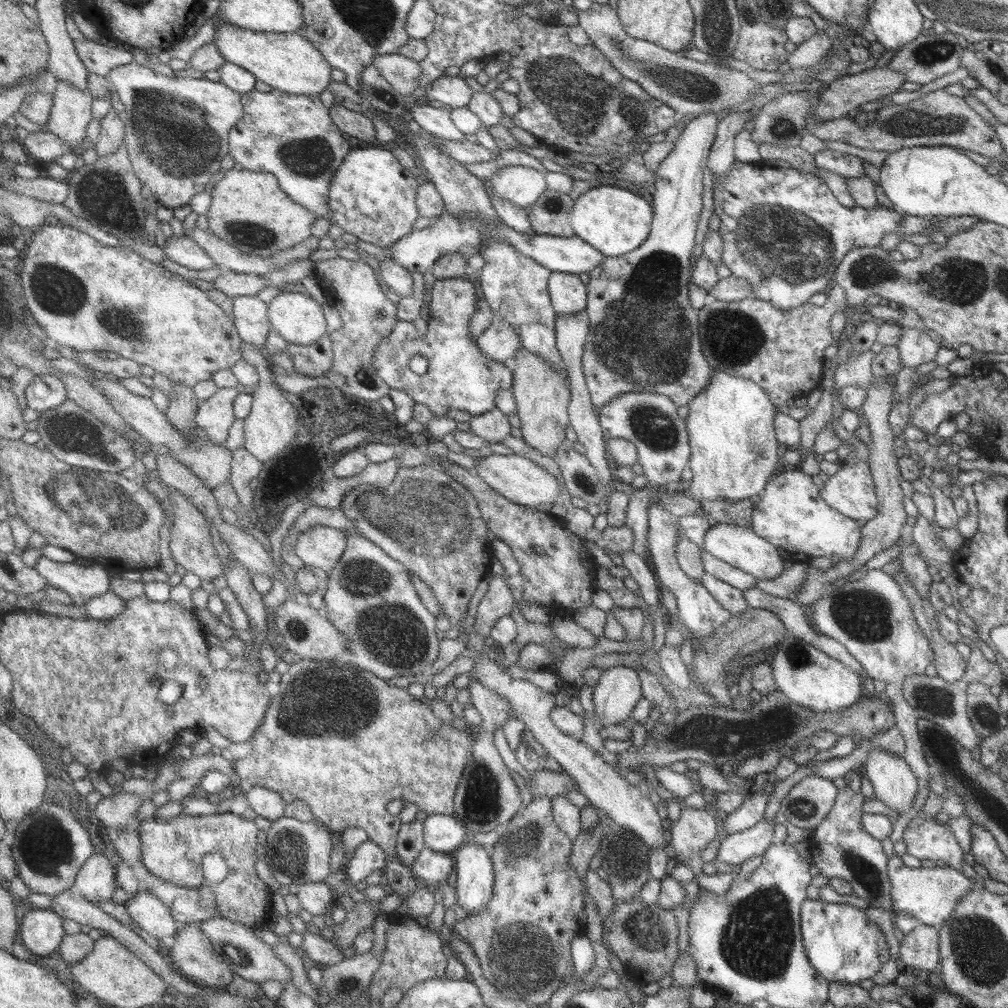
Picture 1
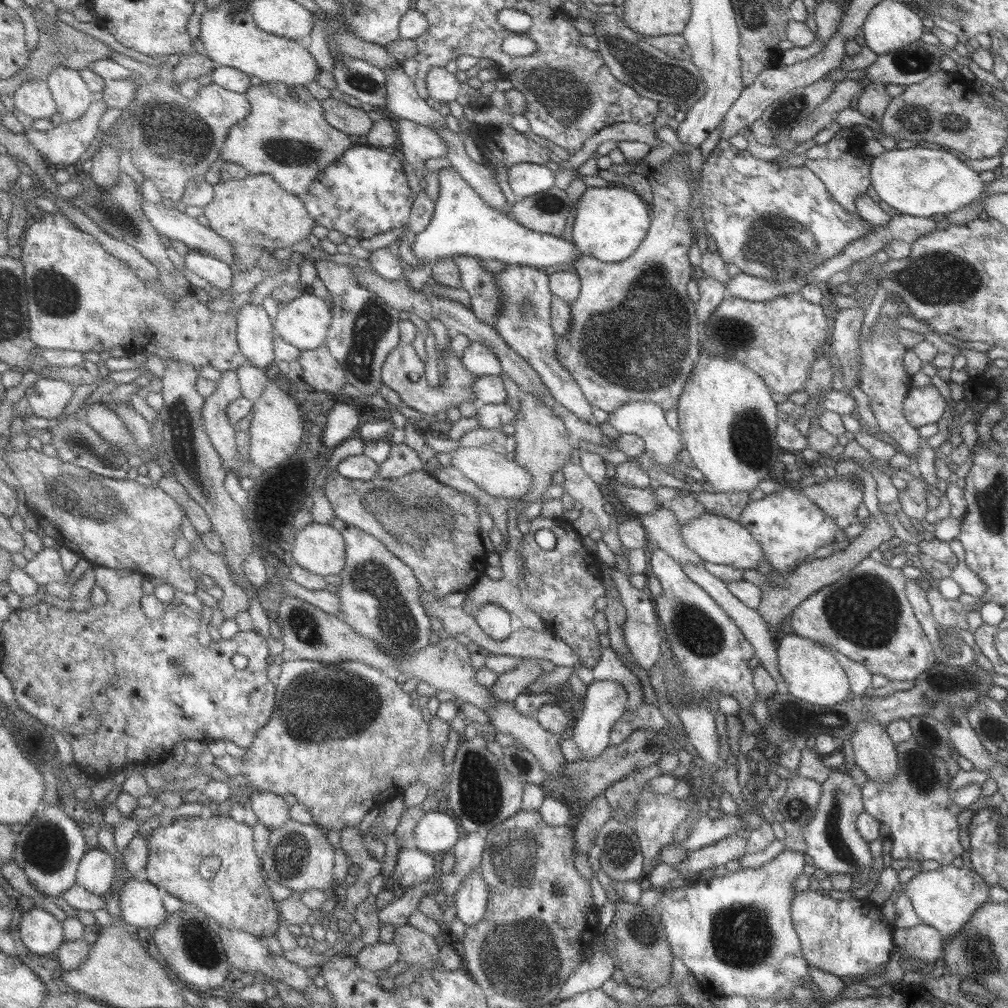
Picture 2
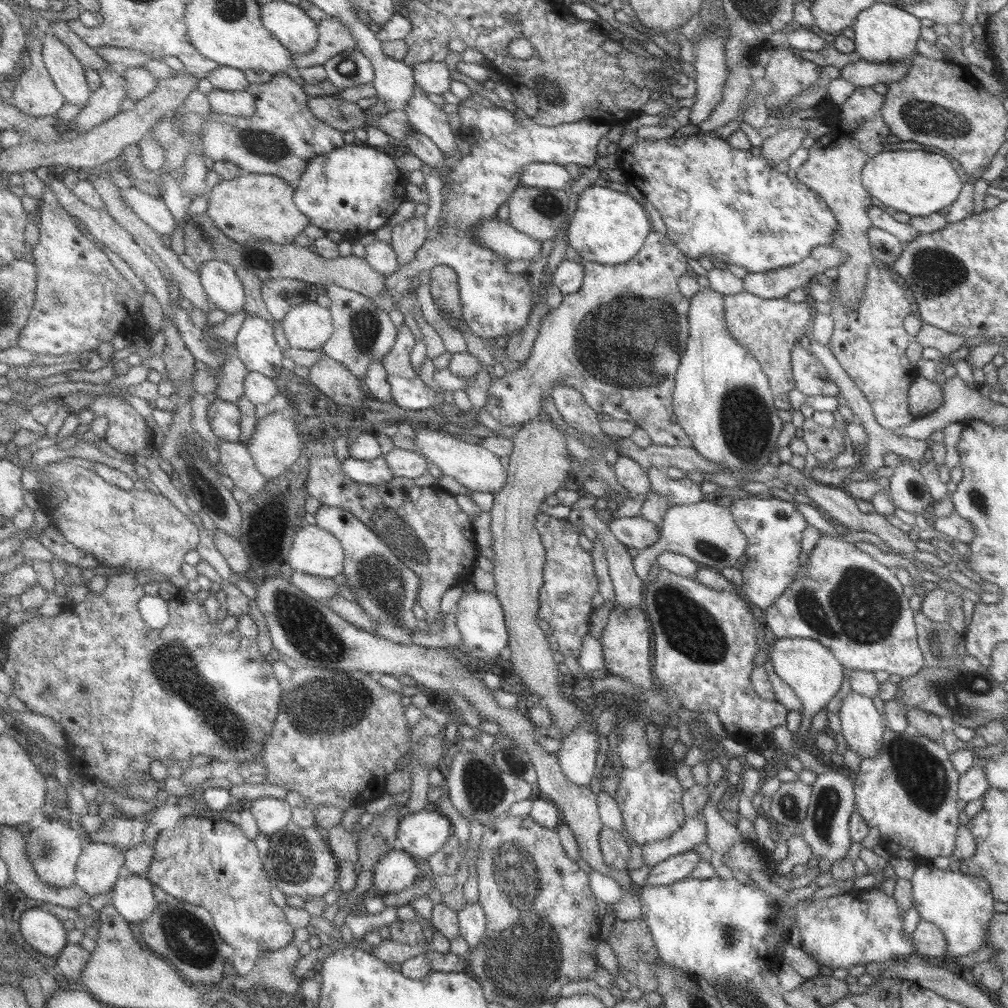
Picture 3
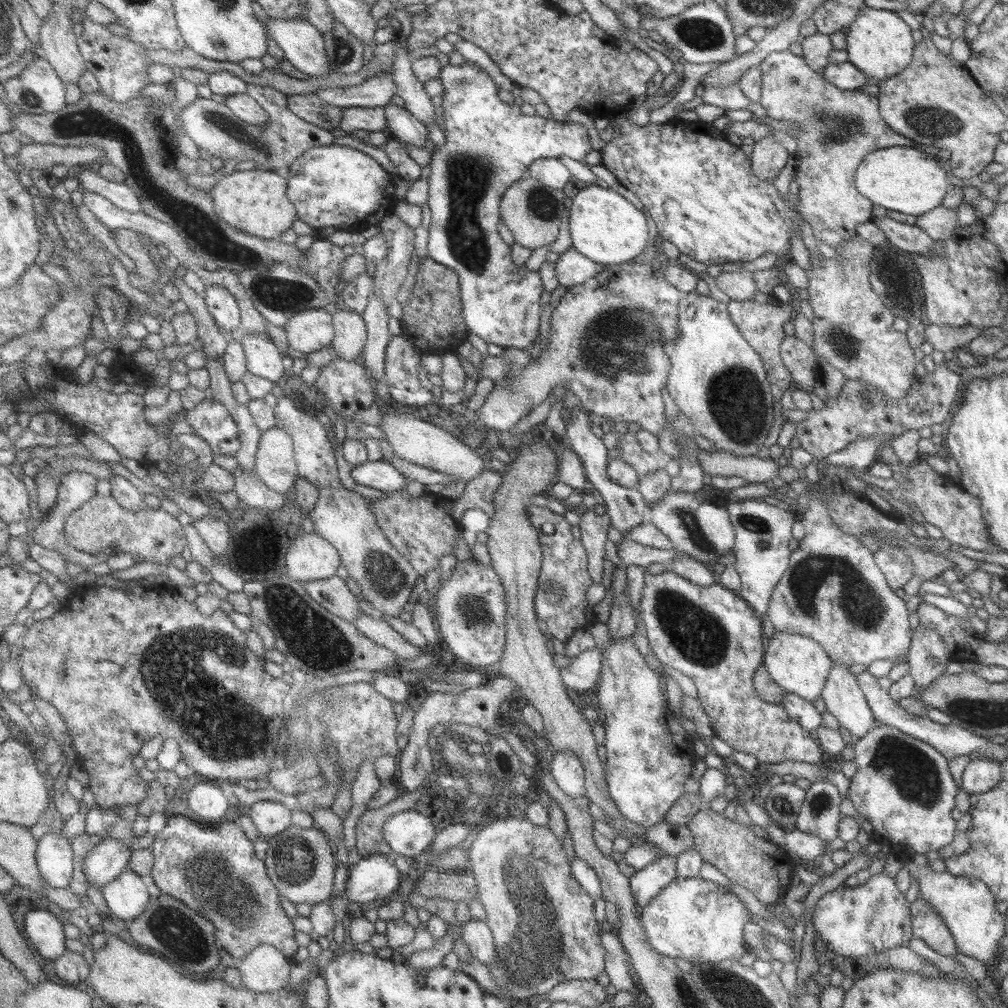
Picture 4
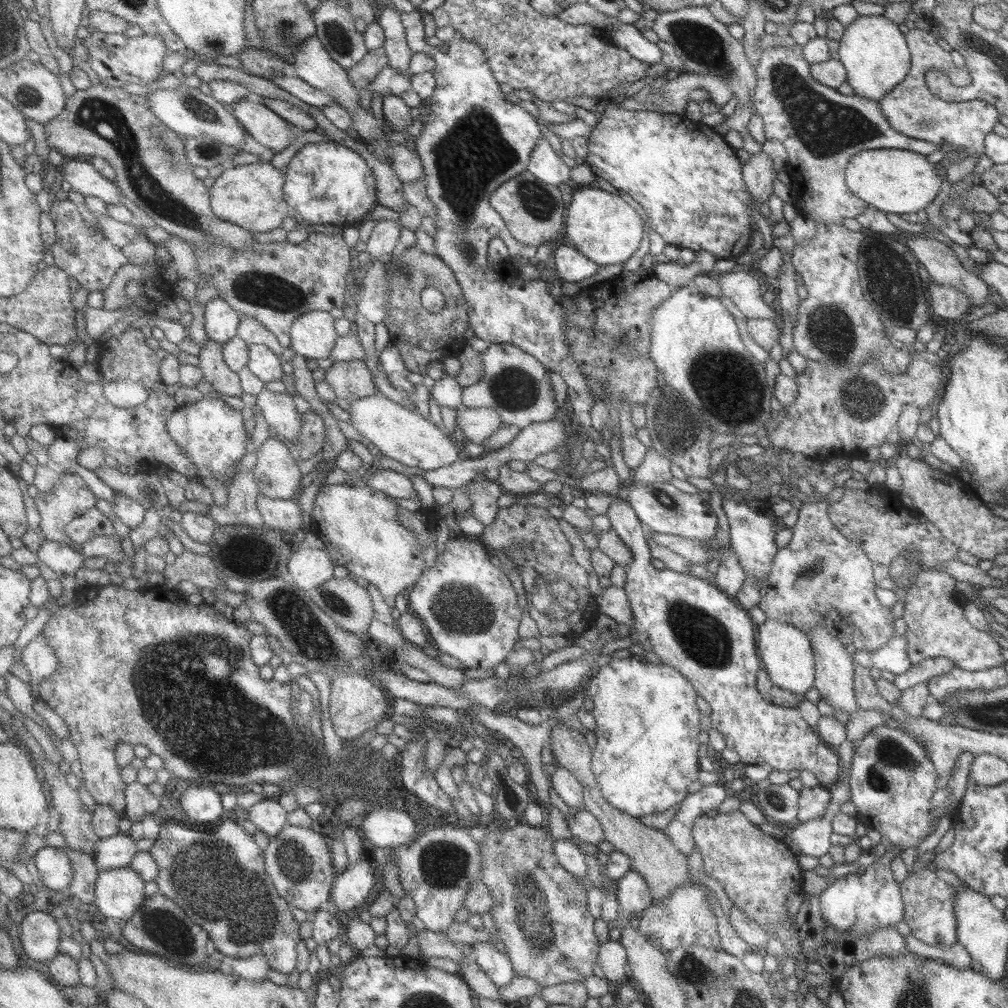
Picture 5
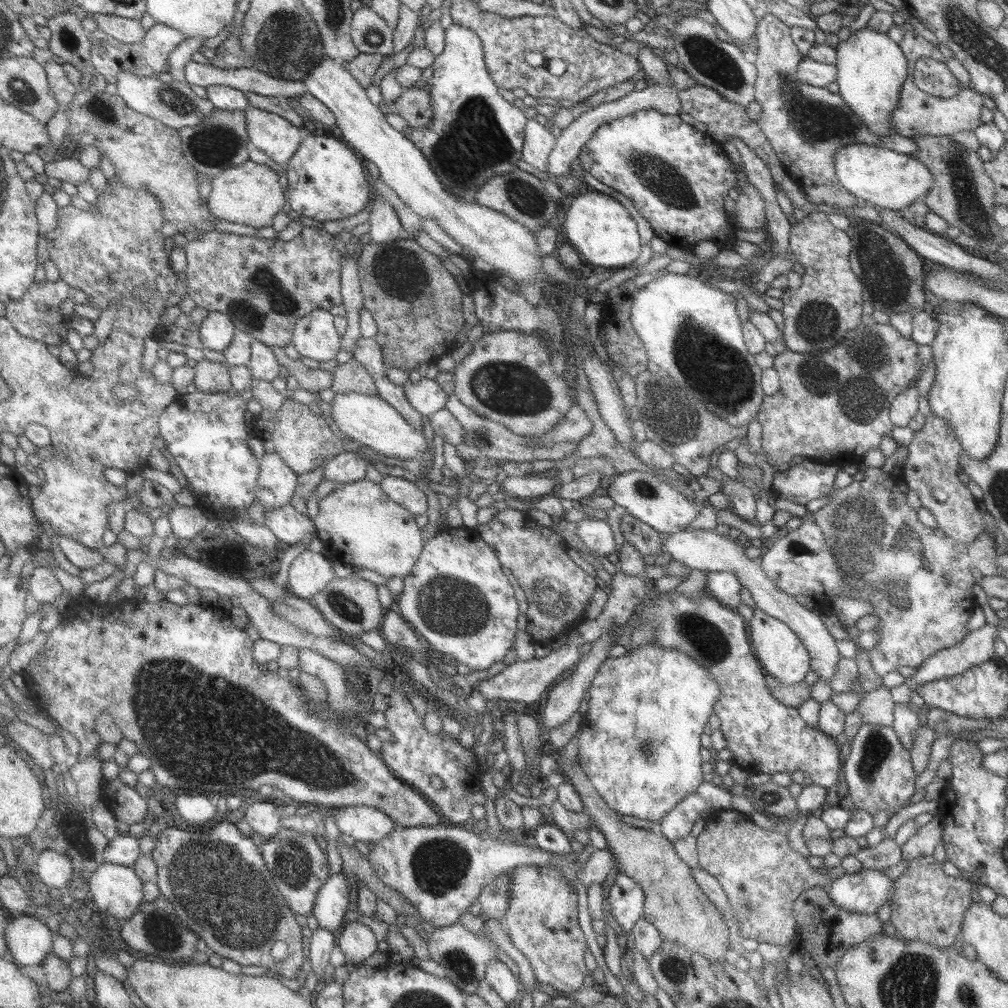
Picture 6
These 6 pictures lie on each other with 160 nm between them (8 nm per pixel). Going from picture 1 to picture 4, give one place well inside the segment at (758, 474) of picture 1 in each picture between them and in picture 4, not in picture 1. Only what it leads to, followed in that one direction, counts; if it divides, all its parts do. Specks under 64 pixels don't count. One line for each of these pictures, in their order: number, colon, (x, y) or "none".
2: (726, 417)
3: (721, 400)
4: (718, 382)

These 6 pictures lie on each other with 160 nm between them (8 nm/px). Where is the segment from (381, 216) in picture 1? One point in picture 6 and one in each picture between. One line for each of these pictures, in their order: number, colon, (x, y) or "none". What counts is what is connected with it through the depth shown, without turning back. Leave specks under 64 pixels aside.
2: (365, 193)
3: (355, 189)
4: (336, 186)
5: (326, 183)
6: (327, 180)

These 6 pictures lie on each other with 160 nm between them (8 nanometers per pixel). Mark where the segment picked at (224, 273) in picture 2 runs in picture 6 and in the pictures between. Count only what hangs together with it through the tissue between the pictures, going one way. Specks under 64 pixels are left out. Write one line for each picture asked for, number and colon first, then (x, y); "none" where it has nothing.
3: (222, 284)
4: (222, 305)
5: (222, 322)
6: (217, 331)

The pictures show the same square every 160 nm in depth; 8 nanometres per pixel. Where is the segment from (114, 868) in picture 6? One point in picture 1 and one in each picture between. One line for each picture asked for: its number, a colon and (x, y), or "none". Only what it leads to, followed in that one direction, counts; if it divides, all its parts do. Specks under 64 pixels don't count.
1: (150, 913)
2: (142, 903)
3: (134, 896)
4: (127, 896)
5: (120, 893)

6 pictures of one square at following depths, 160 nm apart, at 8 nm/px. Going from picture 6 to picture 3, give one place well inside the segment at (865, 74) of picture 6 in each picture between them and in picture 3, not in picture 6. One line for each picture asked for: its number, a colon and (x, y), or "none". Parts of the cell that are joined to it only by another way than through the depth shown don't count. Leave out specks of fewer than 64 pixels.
3: (883, 33)
4: (878, 43)
5: (873, 52)

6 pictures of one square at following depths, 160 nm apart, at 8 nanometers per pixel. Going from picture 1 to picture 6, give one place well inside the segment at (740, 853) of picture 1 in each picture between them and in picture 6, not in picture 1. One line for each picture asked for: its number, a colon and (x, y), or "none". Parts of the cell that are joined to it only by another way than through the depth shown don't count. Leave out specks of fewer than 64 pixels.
2: (726, 852)
3: (674, 868)
4: (645, 883)
5: (633, 895)
6: (625, 897)

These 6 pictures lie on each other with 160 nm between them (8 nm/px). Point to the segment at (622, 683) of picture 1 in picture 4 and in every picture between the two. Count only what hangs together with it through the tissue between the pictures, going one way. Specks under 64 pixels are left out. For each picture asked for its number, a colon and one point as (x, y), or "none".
2: (605, 700)
3: (576, 756)
4: (565, 768)

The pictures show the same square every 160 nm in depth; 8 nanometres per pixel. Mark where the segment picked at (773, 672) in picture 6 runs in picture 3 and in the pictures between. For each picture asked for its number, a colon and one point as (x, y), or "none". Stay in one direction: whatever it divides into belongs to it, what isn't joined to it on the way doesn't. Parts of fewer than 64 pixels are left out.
3: (814, 676)
4: (798, 666)
5: (784, 653)

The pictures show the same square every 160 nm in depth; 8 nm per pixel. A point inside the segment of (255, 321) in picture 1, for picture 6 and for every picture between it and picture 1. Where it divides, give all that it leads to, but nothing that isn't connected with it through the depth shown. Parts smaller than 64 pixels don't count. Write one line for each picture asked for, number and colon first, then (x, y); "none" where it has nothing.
2: (256, 331)
3: (255, 342)
4: (263, 357)
5: (264, 362)
6: (264, 364)

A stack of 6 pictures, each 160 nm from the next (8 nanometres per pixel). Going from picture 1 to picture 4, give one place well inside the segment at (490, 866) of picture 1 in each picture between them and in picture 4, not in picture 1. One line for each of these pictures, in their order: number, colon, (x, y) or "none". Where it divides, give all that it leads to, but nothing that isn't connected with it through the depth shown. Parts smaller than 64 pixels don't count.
2: (471, 902)
3: (472, 918)
4: (476, 933)

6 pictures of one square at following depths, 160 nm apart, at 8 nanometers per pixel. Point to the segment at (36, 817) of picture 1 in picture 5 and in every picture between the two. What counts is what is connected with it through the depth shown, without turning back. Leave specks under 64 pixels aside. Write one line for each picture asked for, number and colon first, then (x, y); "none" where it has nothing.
2: (50, 847)
3: (54, 848)
4: (56, 858)
5: (54, 865)

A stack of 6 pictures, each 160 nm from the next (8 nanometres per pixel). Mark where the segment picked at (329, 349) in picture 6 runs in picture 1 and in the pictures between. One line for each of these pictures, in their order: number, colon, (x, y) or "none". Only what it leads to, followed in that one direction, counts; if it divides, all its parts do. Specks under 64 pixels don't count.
1: (299, 319)
2: (305, 323)
3: (309, 326)
4: (309, 331)
5: (314, 335)

